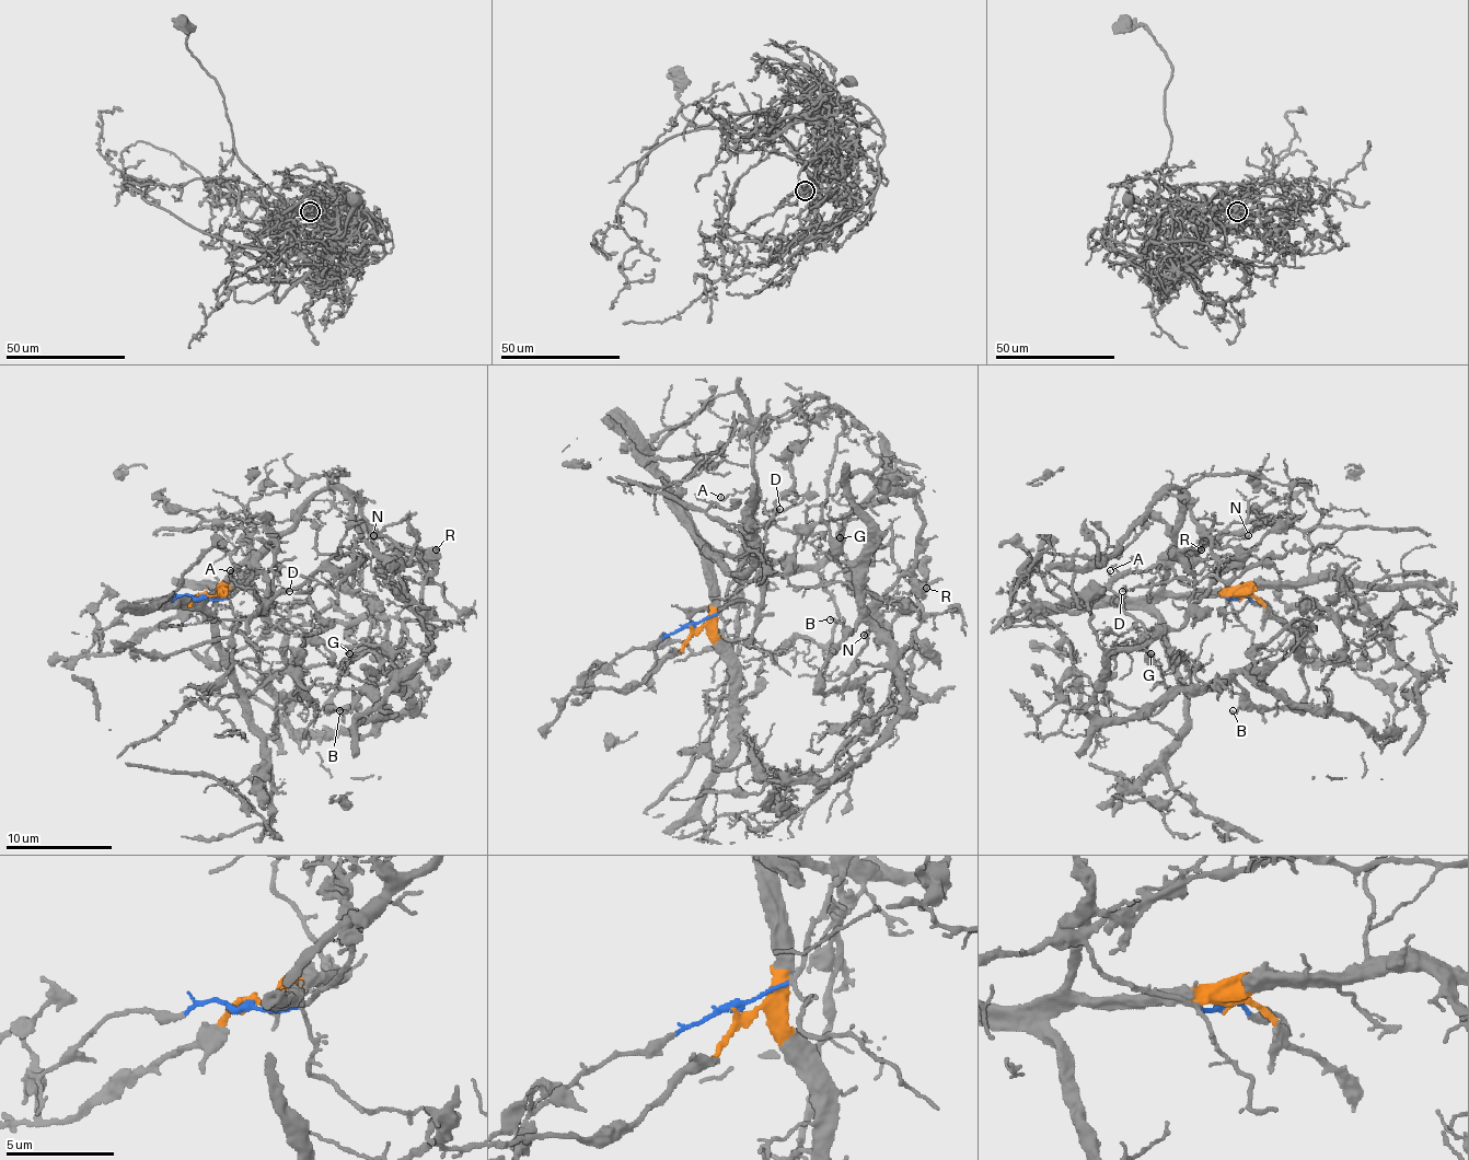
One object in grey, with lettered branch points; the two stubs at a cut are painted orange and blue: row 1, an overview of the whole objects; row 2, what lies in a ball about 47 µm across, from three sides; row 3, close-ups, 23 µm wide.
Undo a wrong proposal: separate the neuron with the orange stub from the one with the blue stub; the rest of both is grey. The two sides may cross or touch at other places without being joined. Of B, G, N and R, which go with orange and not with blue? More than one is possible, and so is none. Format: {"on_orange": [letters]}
{"on_orange": ["B", "G", "N", "R"]}

